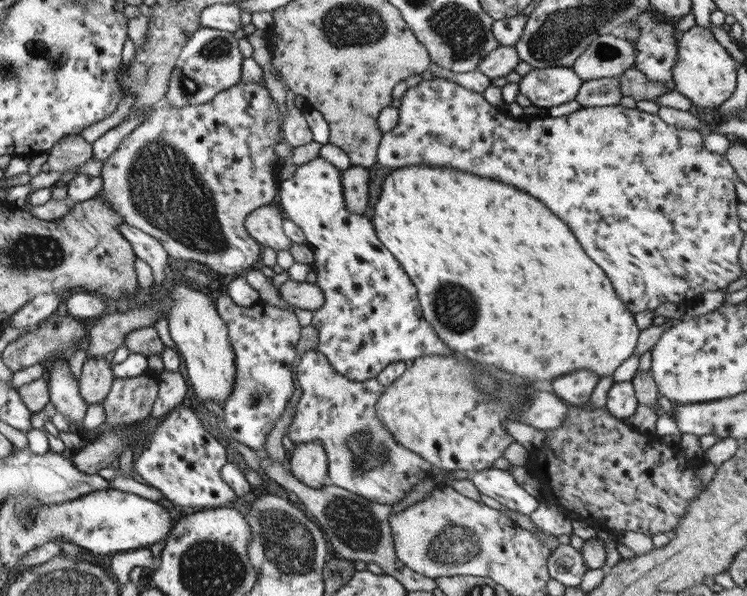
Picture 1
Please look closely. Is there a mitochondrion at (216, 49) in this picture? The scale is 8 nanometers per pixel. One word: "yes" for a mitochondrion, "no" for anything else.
yes

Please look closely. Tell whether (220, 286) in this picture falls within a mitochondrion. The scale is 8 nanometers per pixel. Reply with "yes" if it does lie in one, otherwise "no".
no

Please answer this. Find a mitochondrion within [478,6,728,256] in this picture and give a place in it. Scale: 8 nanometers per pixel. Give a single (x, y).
(602, 51)

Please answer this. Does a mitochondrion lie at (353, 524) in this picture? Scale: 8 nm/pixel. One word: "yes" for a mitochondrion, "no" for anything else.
yes

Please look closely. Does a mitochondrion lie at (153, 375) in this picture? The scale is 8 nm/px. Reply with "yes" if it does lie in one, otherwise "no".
no

